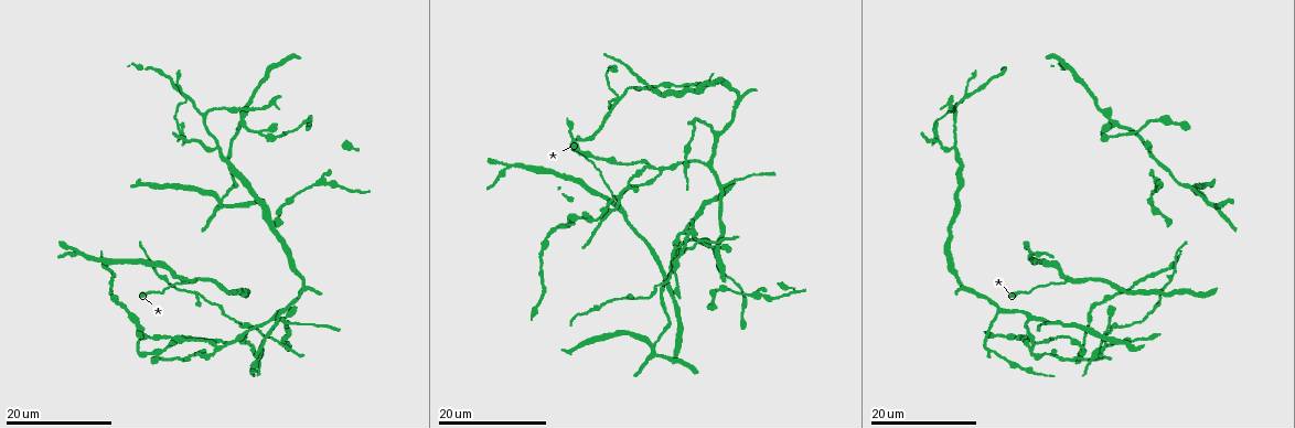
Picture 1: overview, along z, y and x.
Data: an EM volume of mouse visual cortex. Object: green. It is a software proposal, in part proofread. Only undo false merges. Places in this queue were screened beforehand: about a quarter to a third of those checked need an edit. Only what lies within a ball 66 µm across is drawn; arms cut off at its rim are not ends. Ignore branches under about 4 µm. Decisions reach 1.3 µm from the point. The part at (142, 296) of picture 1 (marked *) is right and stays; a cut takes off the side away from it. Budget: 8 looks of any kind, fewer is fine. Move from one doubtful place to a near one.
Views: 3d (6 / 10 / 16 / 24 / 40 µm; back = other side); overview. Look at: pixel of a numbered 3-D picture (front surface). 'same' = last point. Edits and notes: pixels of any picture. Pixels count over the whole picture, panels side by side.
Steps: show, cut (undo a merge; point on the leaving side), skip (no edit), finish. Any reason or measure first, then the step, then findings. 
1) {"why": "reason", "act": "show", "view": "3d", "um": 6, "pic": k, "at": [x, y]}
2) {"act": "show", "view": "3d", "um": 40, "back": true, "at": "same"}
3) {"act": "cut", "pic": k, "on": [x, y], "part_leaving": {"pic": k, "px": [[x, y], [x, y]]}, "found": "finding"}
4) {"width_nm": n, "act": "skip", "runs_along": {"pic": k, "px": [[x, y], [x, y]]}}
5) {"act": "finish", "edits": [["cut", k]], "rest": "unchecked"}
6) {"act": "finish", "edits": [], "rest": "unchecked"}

{"act": "show", "view": "3d", "um": 24, "pic": 1, "at": [701, 241]}

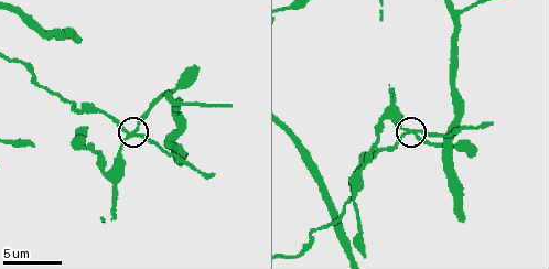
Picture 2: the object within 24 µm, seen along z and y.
{"act": "show", "view": "3d", "um": 6, "pic": 2, "at": [130, 137]}

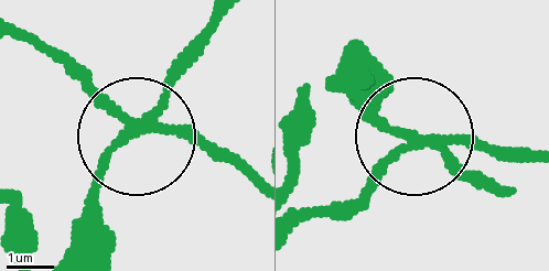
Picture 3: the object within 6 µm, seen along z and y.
{"side_arm_um": 19, "arms": 4, "act": "cut", "pic": 3, "on": [96, 89], "found": "two neurons meet here"}

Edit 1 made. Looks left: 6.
{"why": "sudden change in width", "act": "show", "view": "3d", "um": 16, "pic": 1, "at": [1152, 197]}

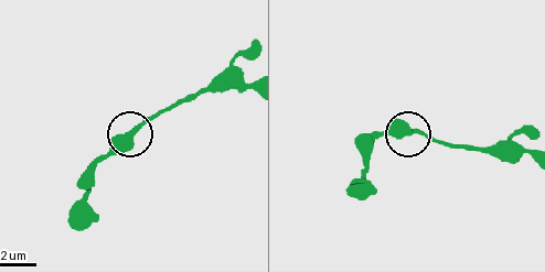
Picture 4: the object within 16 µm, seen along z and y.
{"act": "show", "view": "3d", "um": 6, "pic": 4, "at": [134, 131]}

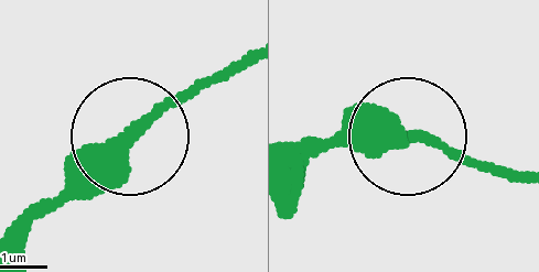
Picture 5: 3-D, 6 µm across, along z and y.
{"width_nm": 340, "act": "skip", "found": "one neuron here"}

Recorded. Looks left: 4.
{"act": "show", "view": "3d", "um": 16, "pic": 1, "at": [245, 125]}

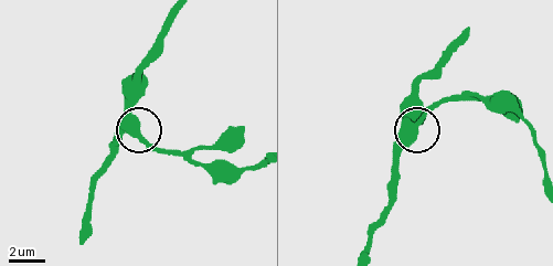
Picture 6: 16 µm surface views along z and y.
{"act": "show", "view": "3d", "um": 10, "pic": 6, "at": [414, 127]}

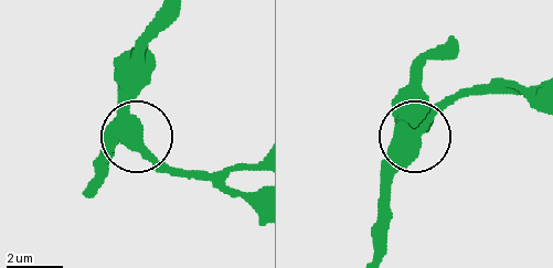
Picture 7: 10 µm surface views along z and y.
{"act": "skip", "runs_along": {"pic": 7, "px": [[372, 252], [389, 180], [415, 137], [408, 83]]}, "found": "one neuron here"}

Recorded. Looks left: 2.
{"act": "finish", "edits": [["cut", 3]], "rest": "unchecked"}

